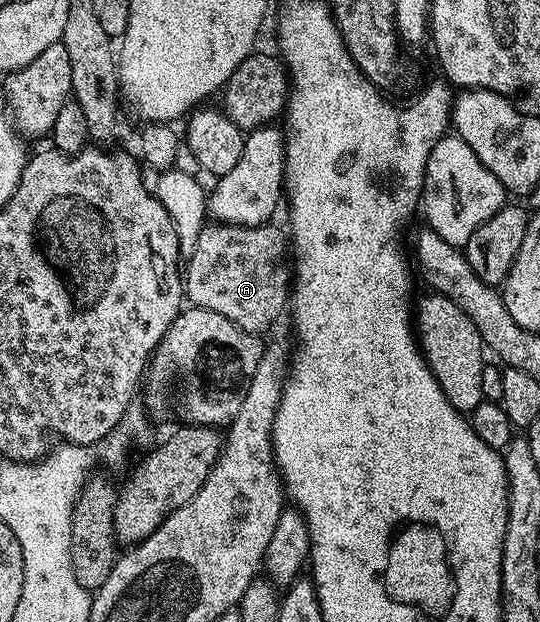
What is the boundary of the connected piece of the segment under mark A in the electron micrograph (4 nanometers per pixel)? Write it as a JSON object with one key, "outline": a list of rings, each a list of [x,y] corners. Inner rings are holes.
{"outline":[[[211,222],[202,228],[199,233],[199,240],[196,242],[194,254],[187,258],[184,263],[184,295],[187,300],[195,307],[203,307],[204,309],[212,309],[212,313],[220,313],[220,317],[228,317],[228,321],[232,321],[232,325],[236,325],[240,329],[244,329],[249,335],[261,336],[262,331],[266,331],[278,318],[282,315],[282,310],[287,310],[288,300],[292,295],[292,263],[288,258],[288,239],[282,231],[275,225],[263,225],[261,227],[241,227],[240,225],[232,225],[231,223]]]}

